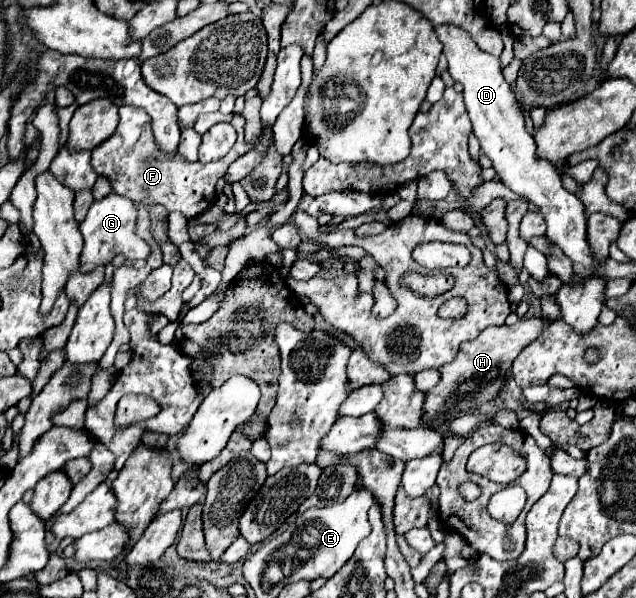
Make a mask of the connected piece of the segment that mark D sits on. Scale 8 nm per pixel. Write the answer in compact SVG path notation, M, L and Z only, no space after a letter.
M454 24L434 26L438 40L444 46L444 54L448 58L448 70L456 82L464 86L464 102L474 126L474 134L480 140L482 150L492 160L502 184L506 184L512 192L526 196L530 202L538 206L542 216L546 218L548 230L546 236L552 244L556 244L570 260L574 274L580 276L580 282L600 276L596 270L604 264L604 260L596 260L588 240L586 240L586 212L580 200L562 186L562 176L556 172L548 160L536 158L536 144L532 134L528 134L524 126L522 108L512 94L508 82L502 76L498 56L482 52L468 32Z

